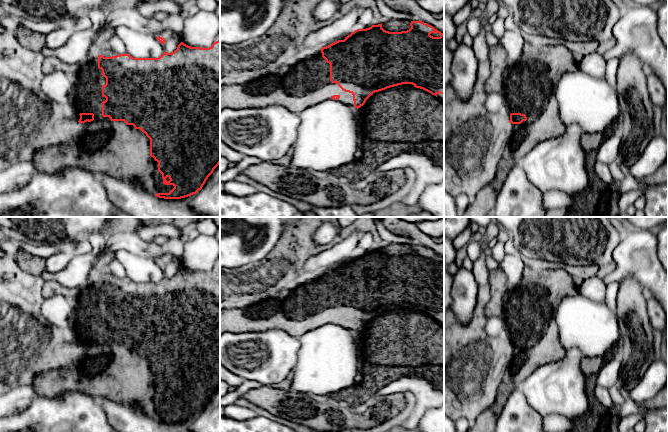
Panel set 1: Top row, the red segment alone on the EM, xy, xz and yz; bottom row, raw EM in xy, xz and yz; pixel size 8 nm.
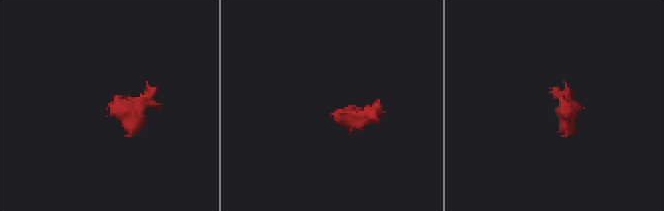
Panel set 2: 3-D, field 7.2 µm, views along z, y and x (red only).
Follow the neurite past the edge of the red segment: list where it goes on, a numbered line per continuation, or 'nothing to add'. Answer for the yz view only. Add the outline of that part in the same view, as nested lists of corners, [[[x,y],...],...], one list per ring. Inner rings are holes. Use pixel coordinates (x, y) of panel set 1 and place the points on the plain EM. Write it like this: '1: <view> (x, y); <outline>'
1: yz (530, 309); [[[545,269],[544,271],[536,274],[527,272],[522,282],[518,286],[510,289],[503,311],[505,322],[509,330],[510,337],[525,338],[527,344],[523,345],[521,348],[513,350],[513,360],[505,372],[502,383],[498,387],[494,403],[479,414],[475,423],[470,427],[468,432],[494,432],[499,414],[502,412],[513,389],[519,387],[520,384],[537,368],[546,365],[547,363],[555,362],[563,357],[565,349],[561,346],[559,340],[559,330],[556,324],[556,310],[562,299],[574,294],[576,291],[577,288],[575,287],[571,276],[564,269]]]

